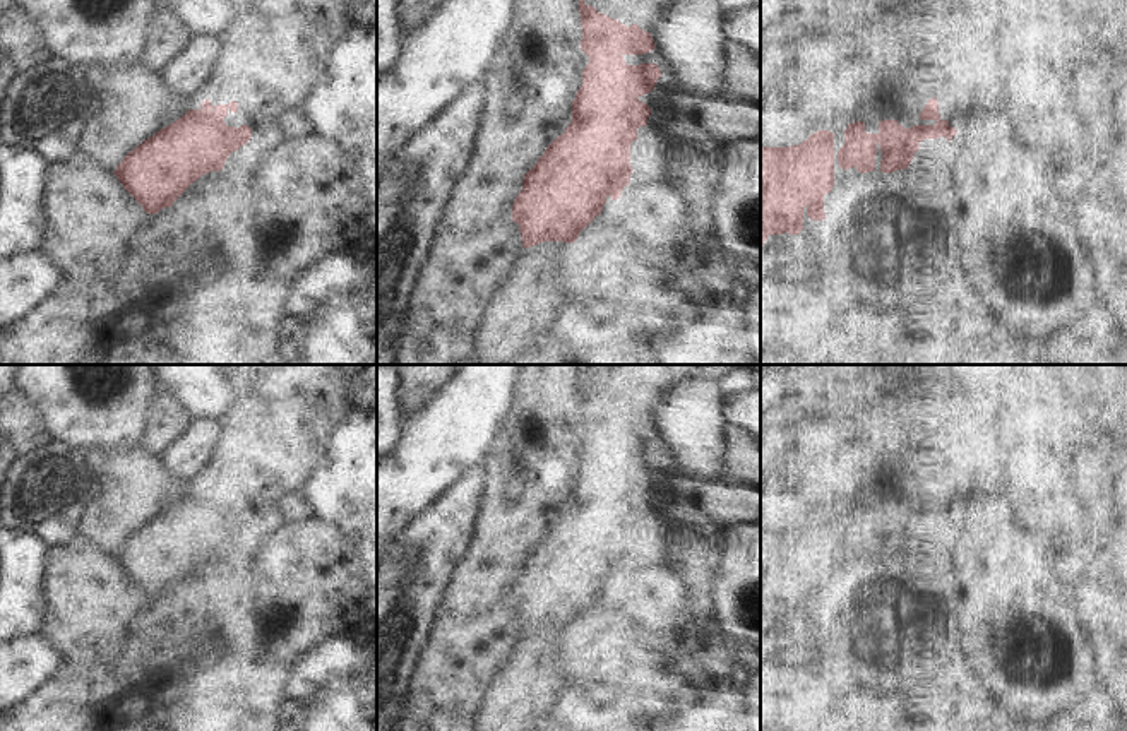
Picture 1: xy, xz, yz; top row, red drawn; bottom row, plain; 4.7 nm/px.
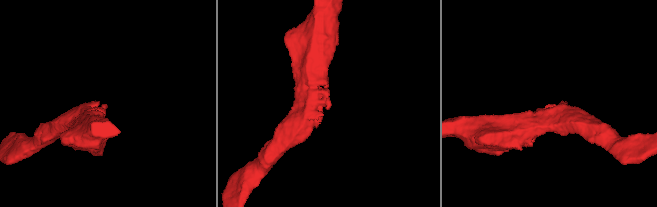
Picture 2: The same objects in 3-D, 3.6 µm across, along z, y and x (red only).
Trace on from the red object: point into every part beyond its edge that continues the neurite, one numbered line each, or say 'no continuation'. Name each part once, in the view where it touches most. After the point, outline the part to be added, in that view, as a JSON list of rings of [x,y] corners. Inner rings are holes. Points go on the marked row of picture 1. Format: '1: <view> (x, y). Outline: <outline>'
no continuation.

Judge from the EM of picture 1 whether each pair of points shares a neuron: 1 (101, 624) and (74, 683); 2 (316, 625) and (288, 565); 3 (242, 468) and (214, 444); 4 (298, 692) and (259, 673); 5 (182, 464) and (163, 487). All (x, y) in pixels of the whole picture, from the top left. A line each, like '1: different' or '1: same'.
1: different
2: same
3: different
4: different
5: different

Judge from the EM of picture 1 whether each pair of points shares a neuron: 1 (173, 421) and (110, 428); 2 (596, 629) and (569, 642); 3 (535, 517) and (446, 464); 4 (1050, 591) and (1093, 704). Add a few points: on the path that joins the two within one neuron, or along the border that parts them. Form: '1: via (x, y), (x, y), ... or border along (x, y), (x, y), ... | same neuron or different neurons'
1: border along (160, 387), (137, 445) | different neurons
2: border along (576, 627), (583, 634), (584, 673) | different neurons
3: border along (497, 428), (490, 451), (478, 464) | different neurons
4: border along (1100, 685), (1095, 690), (1083, 692), (1059, 713) | different neurons

